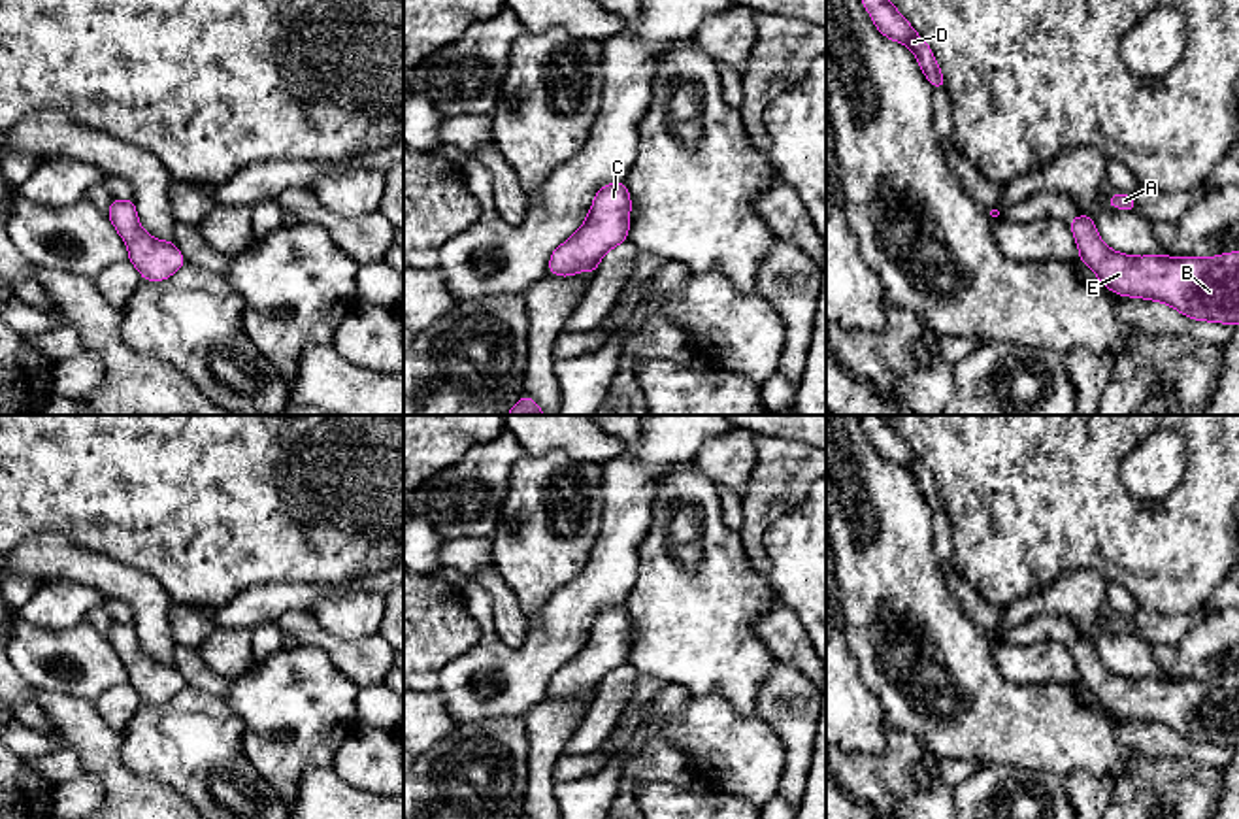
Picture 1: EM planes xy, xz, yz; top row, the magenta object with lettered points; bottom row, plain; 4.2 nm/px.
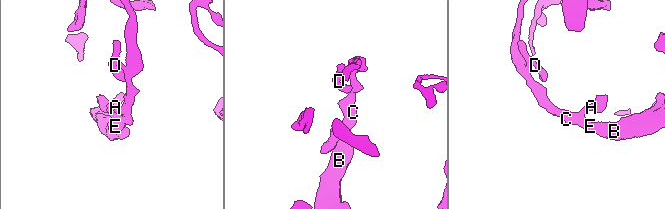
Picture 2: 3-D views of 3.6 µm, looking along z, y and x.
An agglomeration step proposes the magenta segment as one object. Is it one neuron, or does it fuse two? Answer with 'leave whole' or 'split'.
leave whole

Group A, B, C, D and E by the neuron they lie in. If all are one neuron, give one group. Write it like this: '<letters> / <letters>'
A B C D E

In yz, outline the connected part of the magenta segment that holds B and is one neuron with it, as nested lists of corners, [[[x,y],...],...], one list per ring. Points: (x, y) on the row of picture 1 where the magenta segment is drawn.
[[[1077,215],[1069,226],[1077,240],[1081,262],[1090,266],[1109,291],[1120,296],[1169,304],[1196,321],[1239,325],[1239,251],[1209,259],[1198,259],[1194,255],[1182,259],[1169,255],[1133,257],[1109,249],[1098,236],[1090,215]]]

